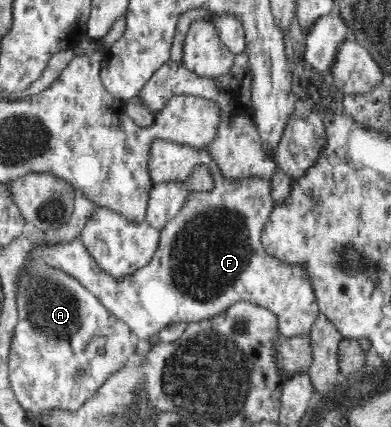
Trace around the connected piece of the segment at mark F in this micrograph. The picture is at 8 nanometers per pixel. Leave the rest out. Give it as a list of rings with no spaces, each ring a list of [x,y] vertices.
[[[157,138],[152,141],[148,149],[147,173],[153,186],[161,183],[185,183],[195,167],[204,165],[212,177],[212,188],[201,197],[206,208],[196,215],[182,215],[178,213],[167,222],[160,231],[157,249],[151,261],[140,267],[132,274],[117,278],[106,272],[95,262],[89,254],[87,246],[80,238],[69,243],[45,247],[35,251],[35,257],[43,263],[63,270],[67,275],[79,280],[101,303],[105,310],[113,315],[114,319],[124,322],[133,331],[141,342],[159,334],[171,323],[185,322],[197,323],[203,319],[213,319],[223,311],[227,311],[235,302],[251,302],[260,307],[269,309],[278,320],[278,331],[285,338],[302,333],[311,333],[313,321],[319,317],[318,301],[311,289],[311,284],[300,267],[287,266],[279,262],[264,250],[262,244],[262,231],[264,223],[268,220],[275,201],[271,197],[269,179],[225,179],[218,170],[217,165],[210,159],[204,150],[192,150],[190,146],[169,142]]]

